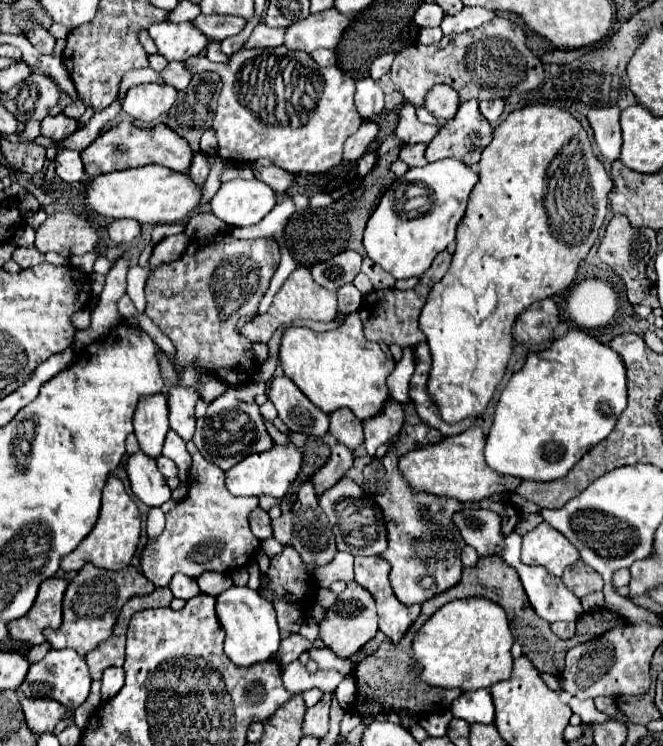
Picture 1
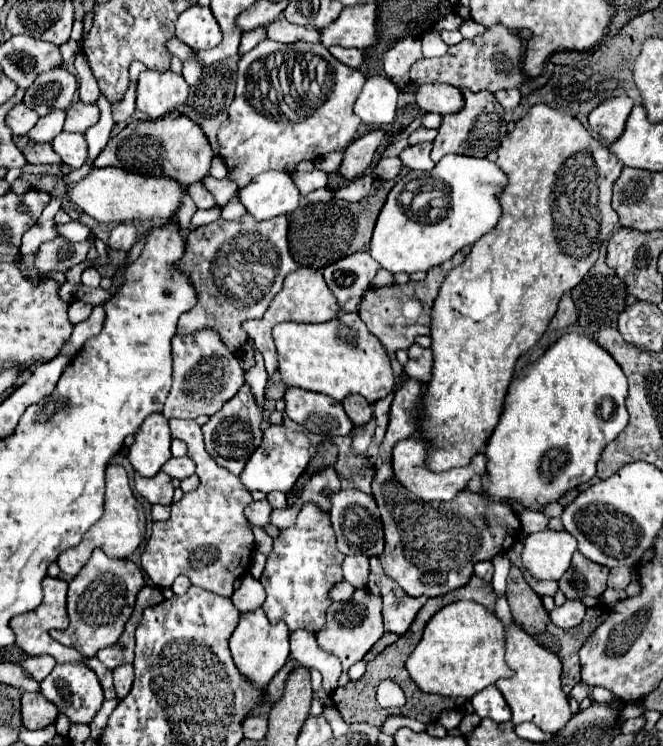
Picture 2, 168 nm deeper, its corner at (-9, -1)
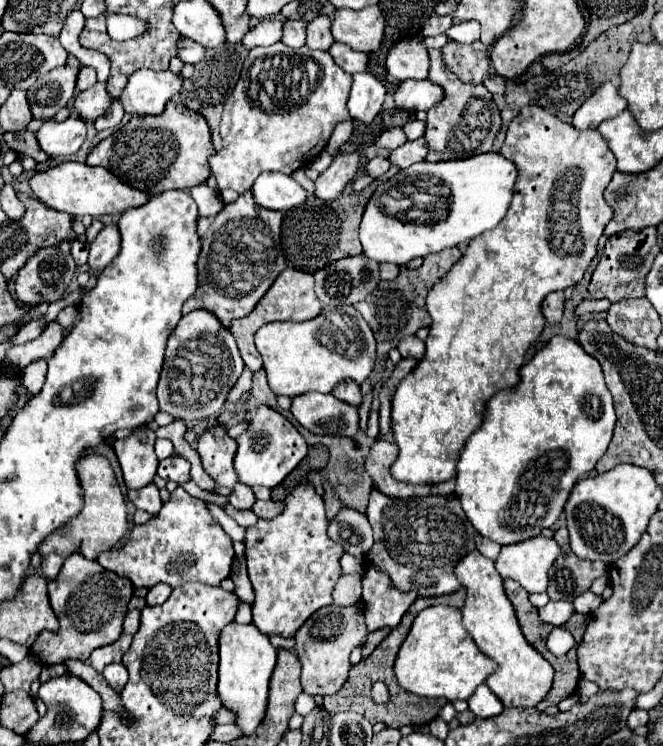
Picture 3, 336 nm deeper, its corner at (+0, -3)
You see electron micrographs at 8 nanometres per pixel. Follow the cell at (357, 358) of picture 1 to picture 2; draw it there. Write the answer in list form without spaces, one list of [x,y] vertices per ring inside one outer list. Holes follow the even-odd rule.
[[[344,313],[326,323],[280,323],[274,325],[272,339],[278,351],[278,371],[286,387],[324,393],[336,401],[350,393],[360,393],[370,403],[394,389],[390,359],[358,313]]]

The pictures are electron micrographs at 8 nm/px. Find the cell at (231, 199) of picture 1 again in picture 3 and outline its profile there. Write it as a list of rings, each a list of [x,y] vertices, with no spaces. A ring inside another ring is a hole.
[[[261,173],[251,187],[257,207],[273,211],[289,211],[307,197],[303,187],[283,173]]]

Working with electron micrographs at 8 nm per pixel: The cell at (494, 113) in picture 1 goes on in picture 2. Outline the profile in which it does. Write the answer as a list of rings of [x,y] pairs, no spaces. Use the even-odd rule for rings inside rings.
[[[502,89],[496,91],[496,99],[504,109],[514,109],[520,103],[520,91],[518,89]]]

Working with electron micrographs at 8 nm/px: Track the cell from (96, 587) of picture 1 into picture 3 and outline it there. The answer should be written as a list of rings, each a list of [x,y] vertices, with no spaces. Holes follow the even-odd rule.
[[[75,551],[63,563],[57,579],[49,581],[51,607],[59,617],[61,627],[59,631],[43,631],[31,653],[35,653],[43,665],[63,663],[65,659],[87,661],[93,649],[111,645],[119,639],[131,595],[133,583],[127,577],[119,577],[117,573],[107,571],[97,561],[83,559],[83,553]]]

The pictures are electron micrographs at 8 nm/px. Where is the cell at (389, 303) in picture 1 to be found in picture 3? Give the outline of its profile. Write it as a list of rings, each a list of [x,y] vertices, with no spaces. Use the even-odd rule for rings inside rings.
[[[451,247],[447,251],[441,251],[437,255],[427,255],[423,259],[423,265],[417,271],[411,269],[401,269],[399,277],[393,281],[381,281],[375,291],[371,295],[367,295],[367,299],[355,303],[353,307],[363,315],[363,319],[371,325],[375,339],[377,339],[377,359],[375,359],[375,367],[373,373],[361,383],[361,393],[363,393],[363,403],[359,409],[369,411],[371,409],[371,393],[375,383],[381,379],[383,367],[385,367],[385,359],[389,349],[397,347],[397,343],[407,337],[407,335],[415,335],[421,327],[429,327],[431,325],[431,317],[427,315],[425,309],[425,297],[427,291],[433,287],[433,283],[439,281],[439,277],[443,277],[443,273],[447,273],[451,269],[451,265],[455,261],[461,259],[461,251],[457,247]]]

